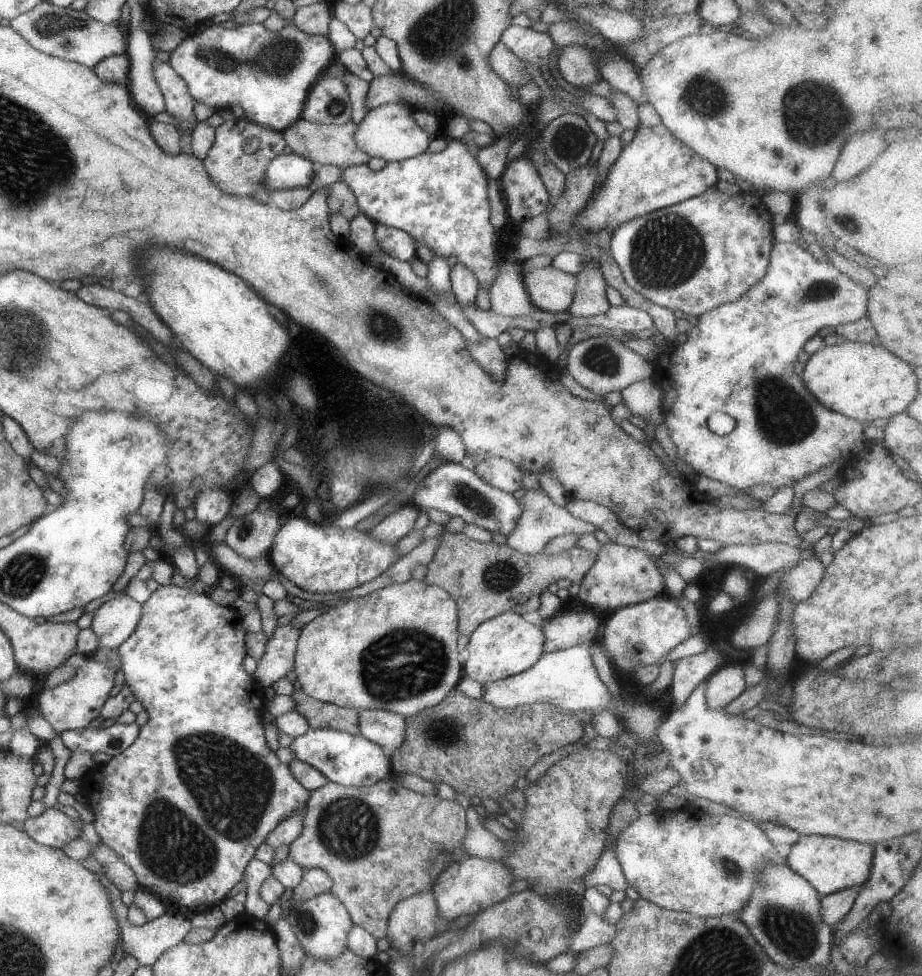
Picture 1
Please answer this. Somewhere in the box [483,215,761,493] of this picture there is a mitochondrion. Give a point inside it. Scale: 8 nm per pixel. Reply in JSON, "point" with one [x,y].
{"point":[603,360]}

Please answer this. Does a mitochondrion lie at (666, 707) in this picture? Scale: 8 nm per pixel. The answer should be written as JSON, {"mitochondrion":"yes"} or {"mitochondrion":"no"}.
{"mitochondrion":"no"}

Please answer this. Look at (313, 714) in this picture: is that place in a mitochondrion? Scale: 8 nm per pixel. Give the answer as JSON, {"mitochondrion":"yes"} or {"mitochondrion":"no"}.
{"mitochondrion":"no"}

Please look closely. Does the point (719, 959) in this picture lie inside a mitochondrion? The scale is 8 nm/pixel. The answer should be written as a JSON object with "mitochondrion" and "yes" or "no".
{"mitochondrion":"yes"}

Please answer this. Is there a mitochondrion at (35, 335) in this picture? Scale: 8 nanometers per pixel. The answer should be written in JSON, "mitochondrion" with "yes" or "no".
{"mitochondrion":"yes"}

